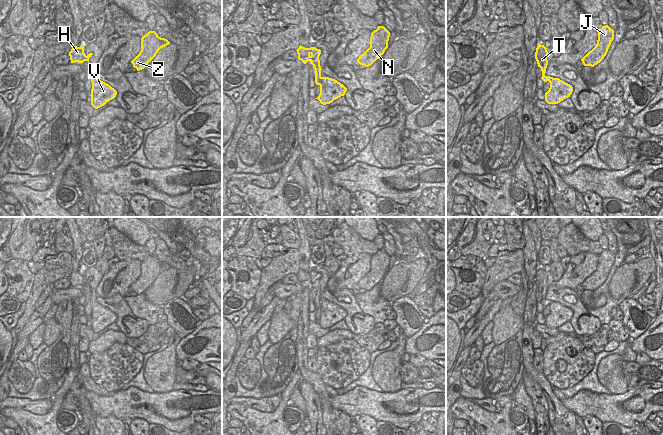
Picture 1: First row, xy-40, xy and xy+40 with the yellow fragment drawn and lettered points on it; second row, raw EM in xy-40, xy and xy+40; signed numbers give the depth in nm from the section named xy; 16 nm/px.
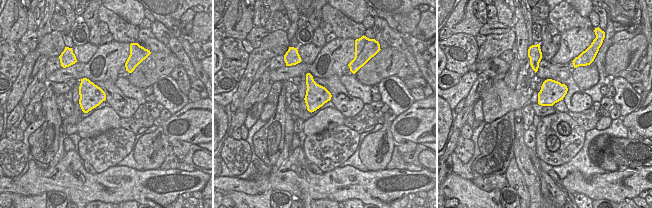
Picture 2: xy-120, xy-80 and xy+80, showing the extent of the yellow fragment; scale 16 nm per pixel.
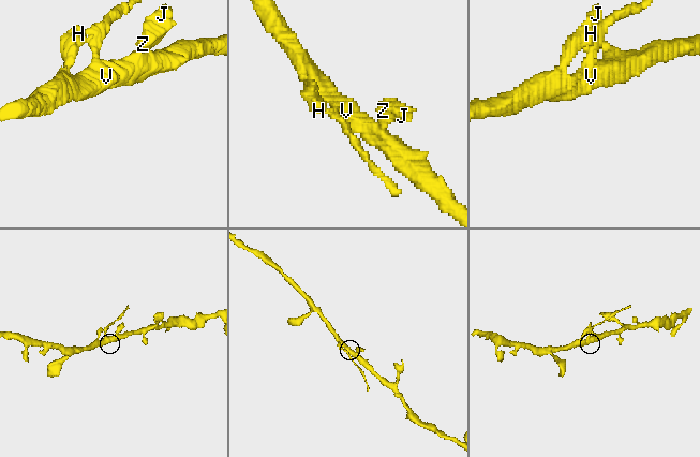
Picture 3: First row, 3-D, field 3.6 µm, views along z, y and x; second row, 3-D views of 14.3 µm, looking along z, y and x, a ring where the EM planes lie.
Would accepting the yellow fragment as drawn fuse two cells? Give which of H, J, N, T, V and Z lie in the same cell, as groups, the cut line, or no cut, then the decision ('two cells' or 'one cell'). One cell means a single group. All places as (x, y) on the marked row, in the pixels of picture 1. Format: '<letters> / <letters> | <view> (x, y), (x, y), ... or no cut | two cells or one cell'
H J N V Z / T | xy+40 (546, 64), (542, 64), (540, 67) | two cells

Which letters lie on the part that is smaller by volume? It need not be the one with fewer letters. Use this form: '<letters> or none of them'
T

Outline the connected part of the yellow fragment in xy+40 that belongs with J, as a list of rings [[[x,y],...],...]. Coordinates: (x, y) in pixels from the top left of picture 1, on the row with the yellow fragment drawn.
[[[608,25],[602,26],[602,28],[598,31],[596,46],[581,59],[583,65],[594,67],[600,63],[606,56],[613,39],[614,30]]]

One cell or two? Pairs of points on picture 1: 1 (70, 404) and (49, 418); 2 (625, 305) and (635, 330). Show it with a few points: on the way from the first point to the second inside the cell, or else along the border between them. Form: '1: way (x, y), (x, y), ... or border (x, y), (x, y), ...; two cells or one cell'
1: border (70, 385), (60, 407); two cells
2: way (627, 311), (627, 319), (632, 324); one cell

